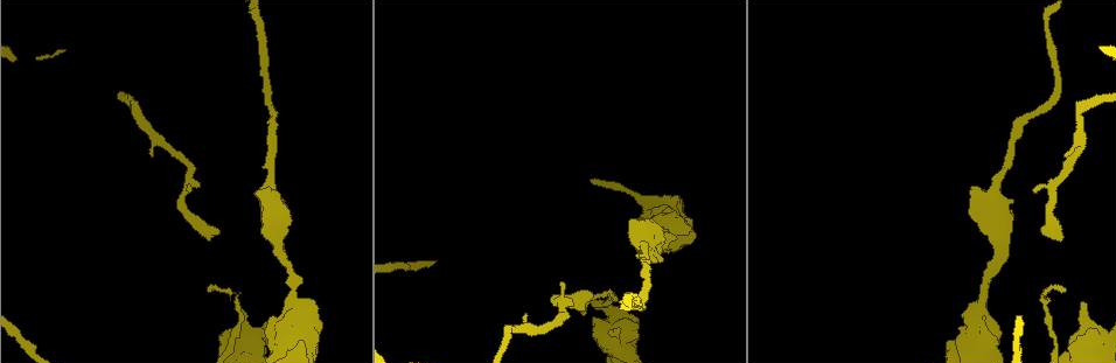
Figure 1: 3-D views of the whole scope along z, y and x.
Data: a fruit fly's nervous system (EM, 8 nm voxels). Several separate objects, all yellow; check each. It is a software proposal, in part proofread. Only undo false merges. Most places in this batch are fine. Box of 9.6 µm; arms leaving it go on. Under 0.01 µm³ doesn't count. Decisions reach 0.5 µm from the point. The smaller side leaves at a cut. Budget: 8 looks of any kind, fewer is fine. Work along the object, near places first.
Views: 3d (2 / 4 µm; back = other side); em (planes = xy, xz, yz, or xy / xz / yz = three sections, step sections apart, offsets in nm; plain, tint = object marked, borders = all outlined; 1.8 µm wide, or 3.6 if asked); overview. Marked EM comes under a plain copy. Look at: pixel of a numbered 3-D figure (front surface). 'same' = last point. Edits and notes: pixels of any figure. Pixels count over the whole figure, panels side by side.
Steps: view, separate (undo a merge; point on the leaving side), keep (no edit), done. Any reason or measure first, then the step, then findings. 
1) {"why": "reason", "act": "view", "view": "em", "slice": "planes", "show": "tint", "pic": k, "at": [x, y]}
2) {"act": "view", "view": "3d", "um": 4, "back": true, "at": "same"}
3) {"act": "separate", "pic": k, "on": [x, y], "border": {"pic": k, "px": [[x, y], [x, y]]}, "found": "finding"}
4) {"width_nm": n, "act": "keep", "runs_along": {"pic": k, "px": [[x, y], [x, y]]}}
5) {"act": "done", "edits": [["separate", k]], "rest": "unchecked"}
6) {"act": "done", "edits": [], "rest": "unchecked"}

{"act": "view", "view": "em", "slice": "xy", "step": 8, "show": "tint", "pic": 1, "at": [508, 329]}

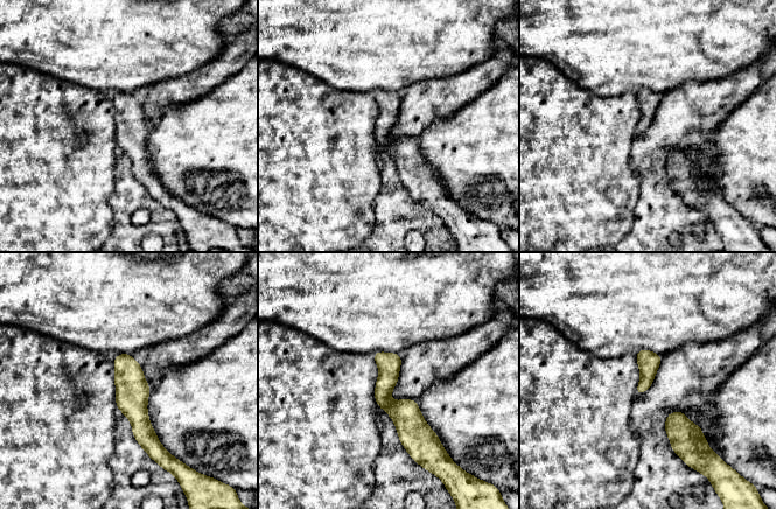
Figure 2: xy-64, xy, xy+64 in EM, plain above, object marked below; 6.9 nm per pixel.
{"why": "cut it another way", "act": "view", "view": "em", "slice": "planes", "show": "tint", "at": "same"}

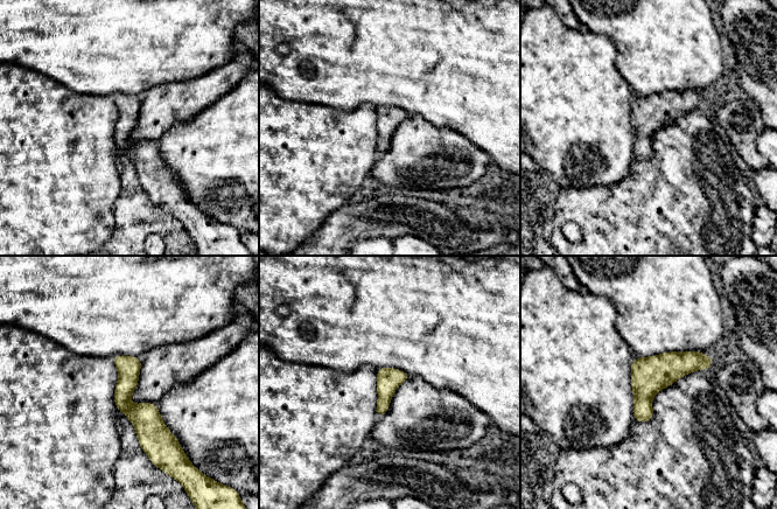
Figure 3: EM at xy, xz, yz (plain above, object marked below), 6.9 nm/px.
{"width_nm": 160, "act": "keep", "runs_along": {"pic": 3, "px": [[118, 357], [125, 404], [151, 430], [153, 452]]}, "found": "continuous, no second neuron"}

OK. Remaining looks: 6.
{"why": "thick turns thin", "act": "view", "view": "3d", "um": 2, "pic": 1, "at": [193, 215]}

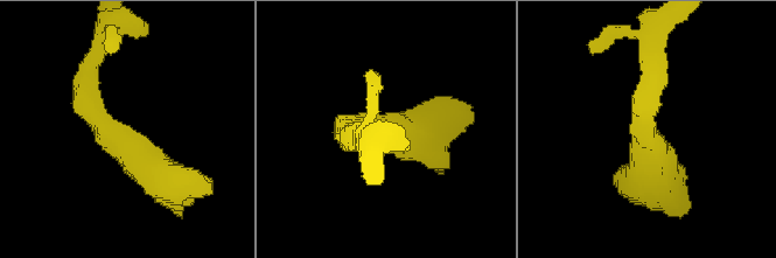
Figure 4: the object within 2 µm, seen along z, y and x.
{"why": "shape alone is not enough", "act": "view", "view": "em", "slice": "planes", "show": "tint", "pic": 4, "at": [120, 140]}

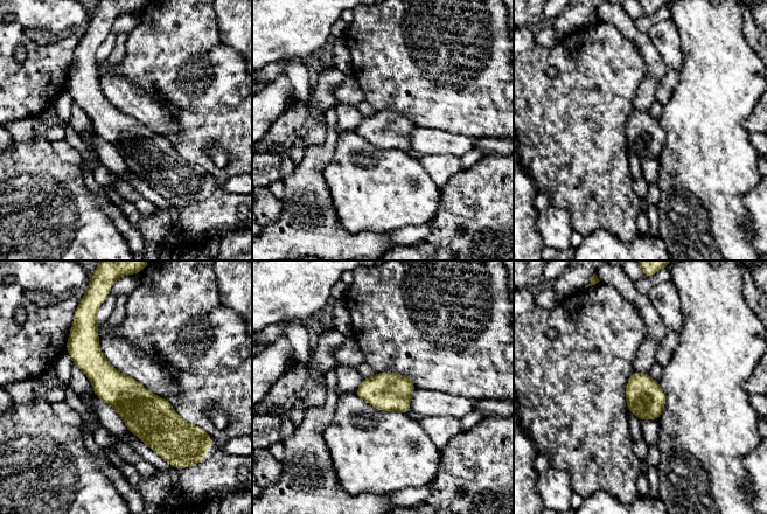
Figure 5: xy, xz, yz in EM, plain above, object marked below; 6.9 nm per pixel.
{"width_nm": 260, "act": "keep", "runs_along": {"pic": 5, "px": [[85, 332], [161, 449]]}, "found": "one neuron here"}

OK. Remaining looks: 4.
{"why": "sudden change in width", "act": "view", "view": "em", "um": 3.6, "slice": "planes", "show": "tint", "pic": 1, "at": [670, 230]}

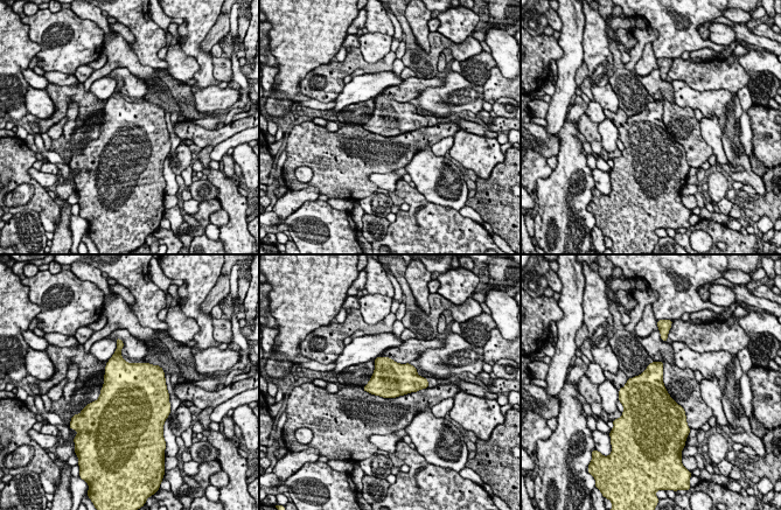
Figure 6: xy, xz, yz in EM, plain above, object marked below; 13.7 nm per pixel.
{"act": "keep", "found": "one neuron here"}

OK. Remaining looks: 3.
{"why": "calibre changes", "act": "view", "view": "em", "um": 3.6, "slice": "planes", "show": "tint", "pic": 1, "at": [644, 247]}

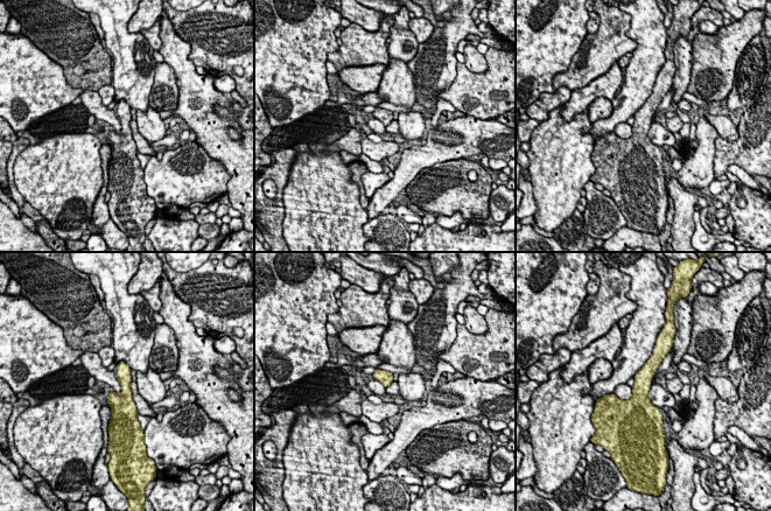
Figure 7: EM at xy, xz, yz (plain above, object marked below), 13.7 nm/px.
{"act": "keep", "found": "one neuron here"}

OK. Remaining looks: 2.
{"act": "done", "edits": [], "rest": "unchecked"}

